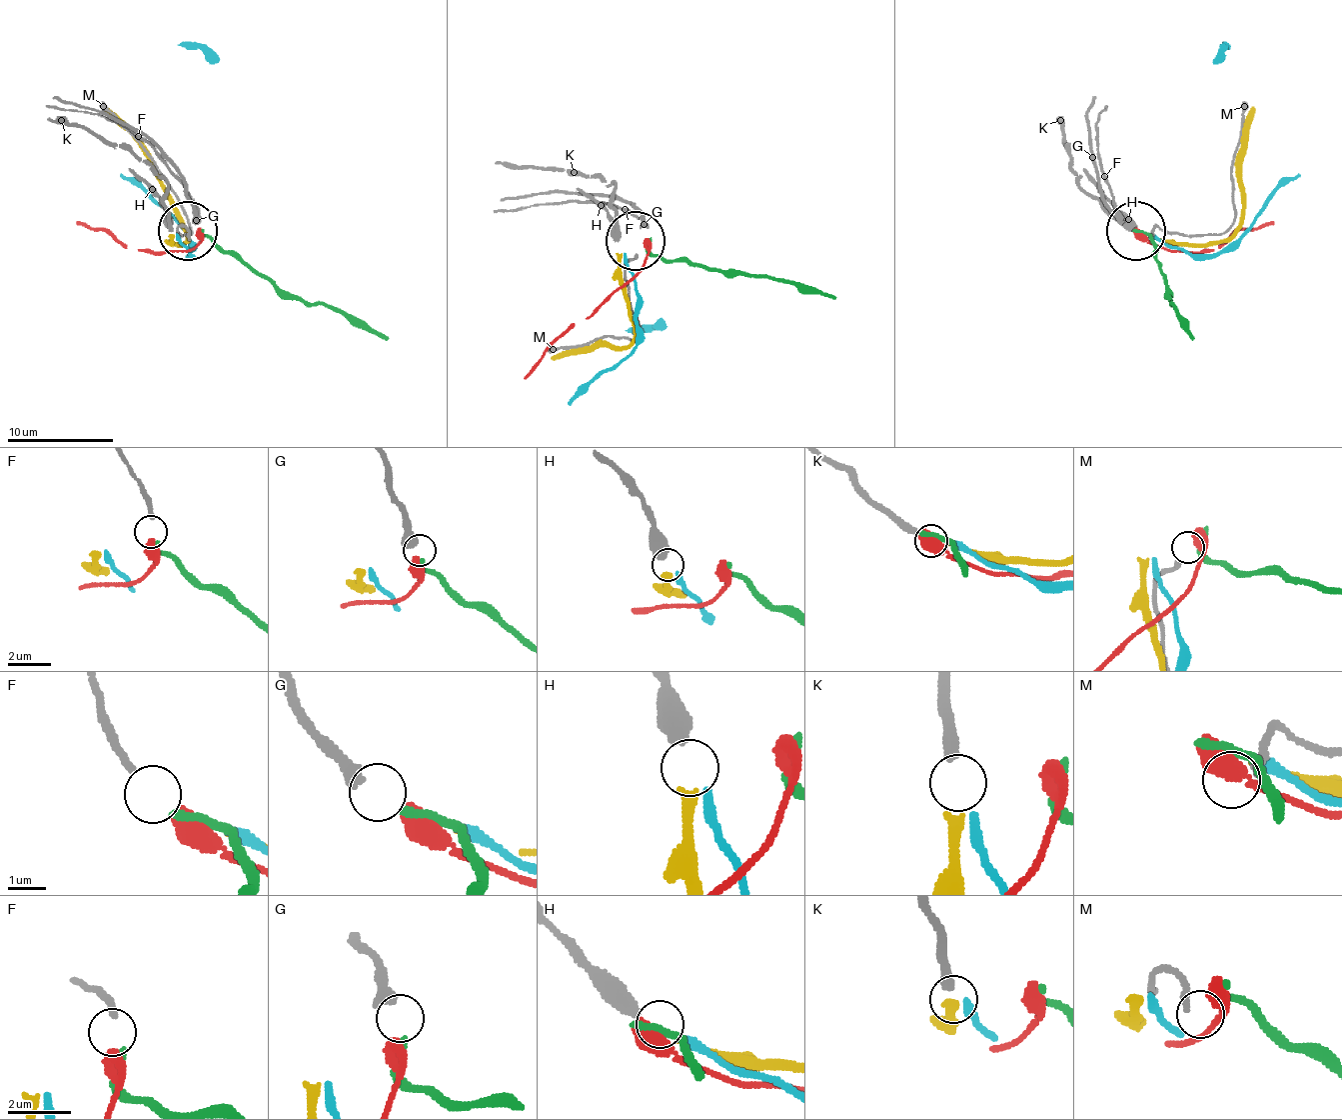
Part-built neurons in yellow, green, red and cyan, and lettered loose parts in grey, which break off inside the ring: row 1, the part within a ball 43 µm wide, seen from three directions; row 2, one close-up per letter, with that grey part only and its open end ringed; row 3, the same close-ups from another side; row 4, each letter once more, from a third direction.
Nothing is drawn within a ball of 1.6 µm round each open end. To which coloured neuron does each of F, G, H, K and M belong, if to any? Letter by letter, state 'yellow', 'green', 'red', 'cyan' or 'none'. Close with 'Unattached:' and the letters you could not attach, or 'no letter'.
F: red
G: green
H: cyan
K: yellow
M: none
Unattached: M

